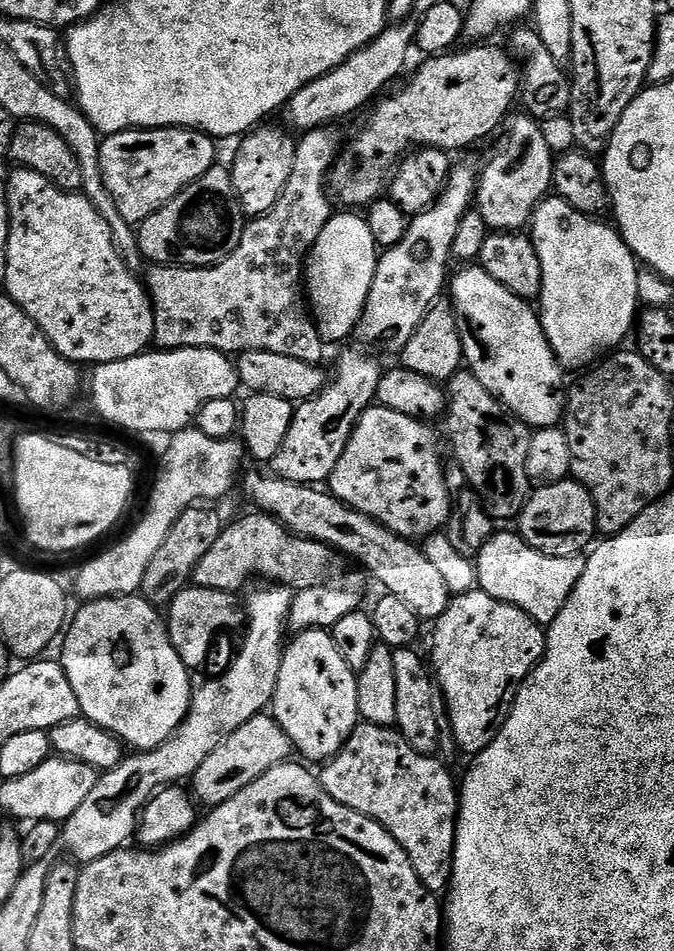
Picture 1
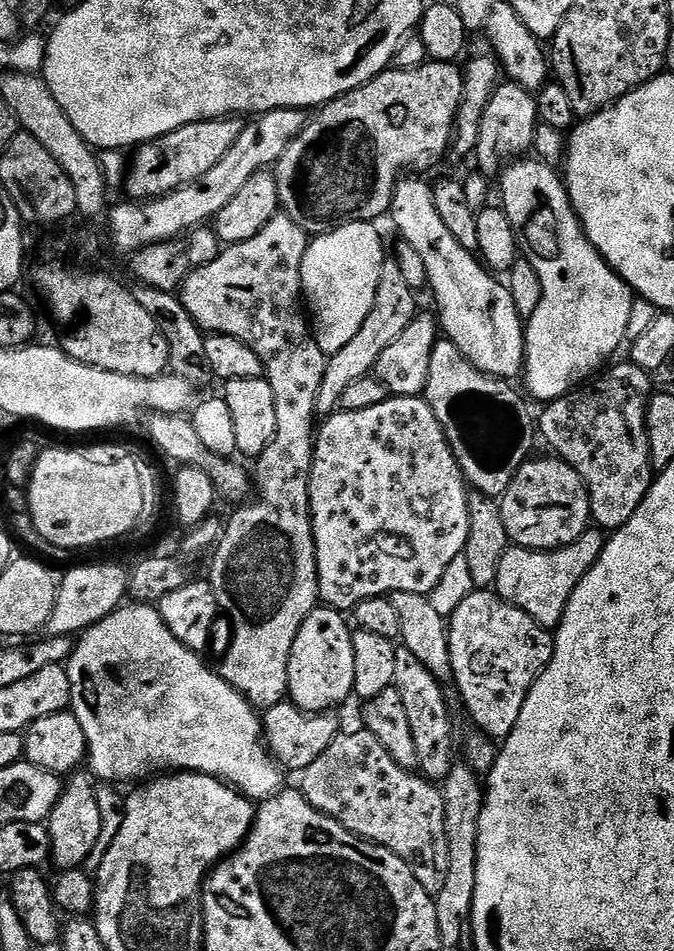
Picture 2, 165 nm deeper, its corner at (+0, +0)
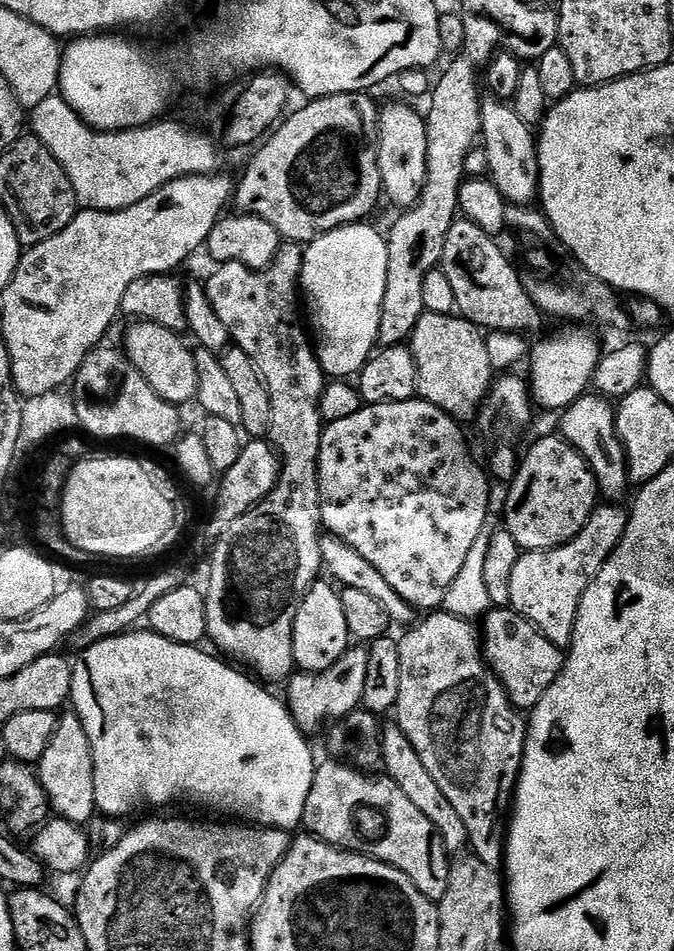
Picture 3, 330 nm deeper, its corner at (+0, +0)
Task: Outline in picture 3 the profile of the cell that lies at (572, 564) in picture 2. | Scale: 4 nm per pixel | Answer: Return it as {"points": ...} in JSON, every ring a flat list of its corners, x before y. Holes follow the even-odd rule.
{"points":[[616,502,601,503,592,511,586,526,582,526,573,540,559,544,556,548,525,551,518,558,518,566,514,566,514,574,510,574,512,611,530,621,561,650,567,649,572,643,582,594,586,594,590,582,598,570,602,570,626,534,629,509,620,507,624,506]]}

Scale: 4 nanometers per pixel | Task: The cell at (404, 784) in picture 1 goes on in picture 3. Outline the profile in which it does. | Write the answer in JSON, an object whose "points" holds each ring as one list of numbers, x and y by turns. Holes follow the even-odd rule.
{"points":[[328,758,317,767,312,779,302,824,311,835,335,848,357,852,402,870,433,902,439,902,442,894,446,894,450,856,444,850,442,838,436,833,434,822,386,774,369,774,347,762]]}

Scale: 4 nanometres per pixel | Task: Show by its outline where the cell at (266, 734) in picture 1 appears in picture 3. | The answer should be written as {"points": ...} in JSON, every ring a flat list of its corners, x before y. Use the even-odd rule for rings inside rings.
{"points":[[350,646,346,654,342,654,342,658,338,658,338,662,334,662,334,666,326,670,317,673,297,671,289,676,286,681,288,713,301,732,313,734,312,732,318,731,320,727,323,729,357,711,363,705,366,694,366,670,370,670,368,648]]}

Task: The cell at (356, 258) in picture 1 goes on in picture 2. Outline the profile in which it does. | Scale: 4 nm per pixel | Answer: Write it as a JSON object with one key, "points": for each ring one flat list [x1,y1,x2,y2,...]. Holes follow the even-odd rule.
{"points":[[372,222,341,224,330,232,317,235,302,258,302,300,310,313,310,327,318,346,327,357,338,354,342,346,354,339,354,334,362,330,362,322,366,322,366,314,370,314,374,306,380,268,386,259,376,227]]}

